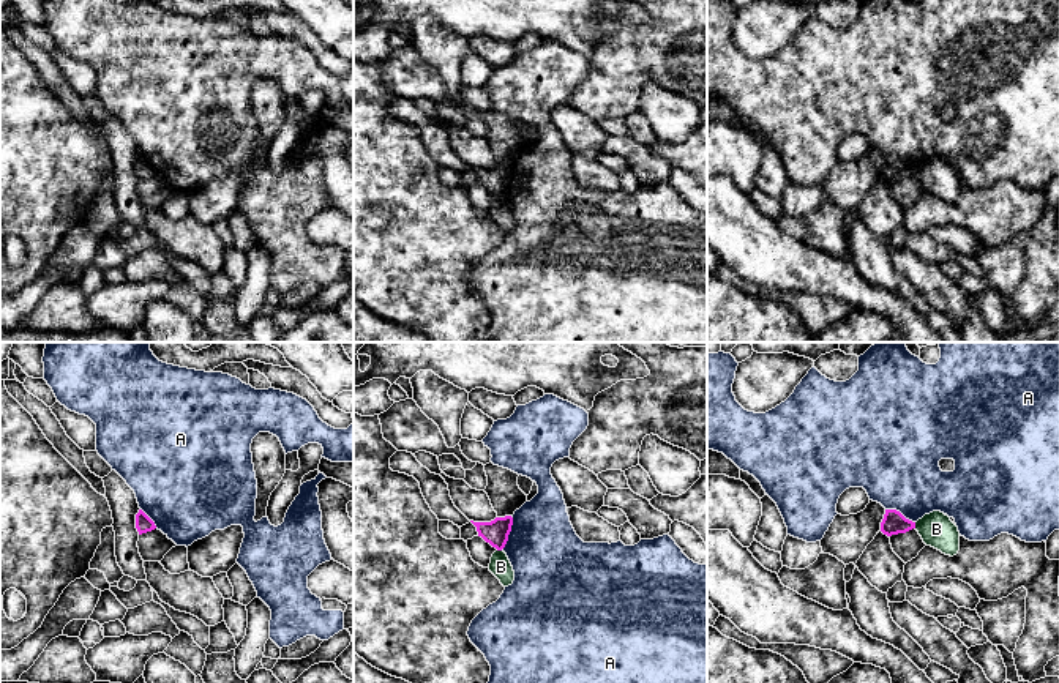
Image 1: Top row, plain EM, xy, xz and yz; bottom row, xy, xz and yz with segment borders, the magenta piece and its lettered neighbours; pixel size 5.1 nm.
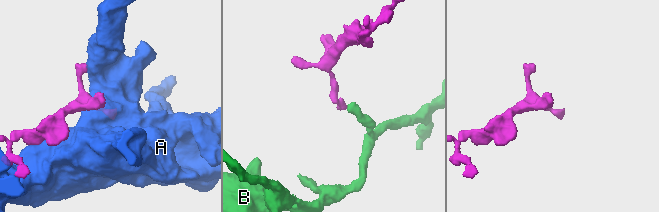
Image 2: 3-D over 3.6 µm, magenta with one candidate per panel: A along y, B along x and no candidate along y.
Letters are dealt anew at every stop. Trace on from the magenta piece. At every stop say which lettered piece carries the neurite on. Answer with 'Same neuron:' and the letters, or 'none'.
Same neuron: none

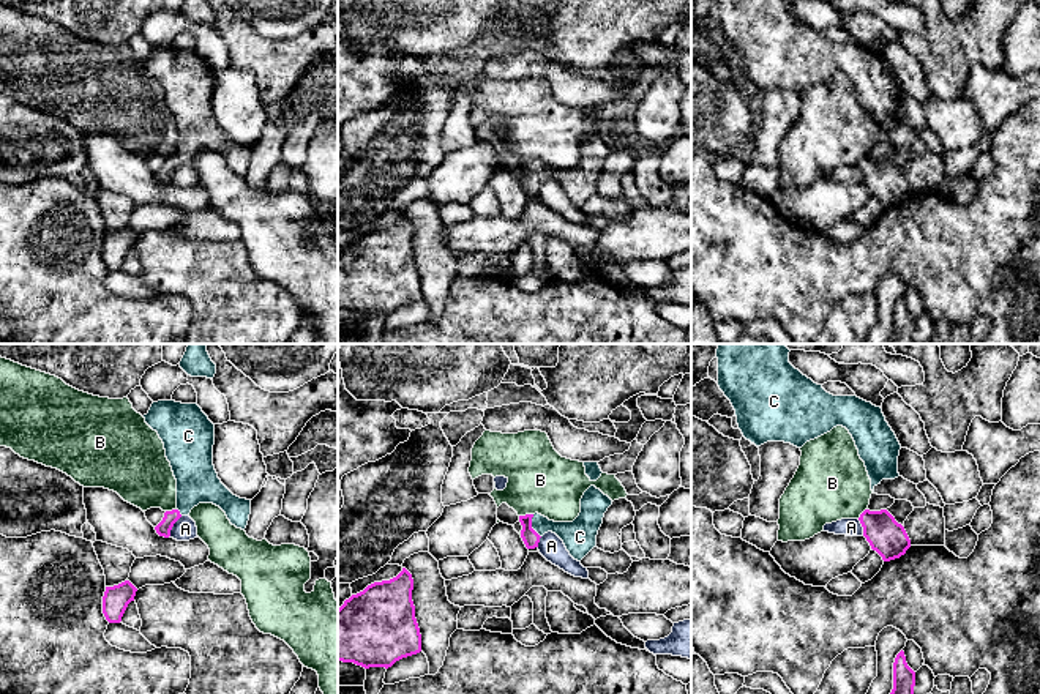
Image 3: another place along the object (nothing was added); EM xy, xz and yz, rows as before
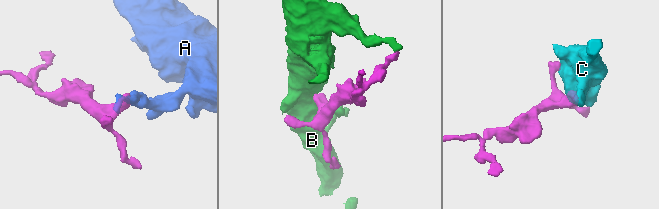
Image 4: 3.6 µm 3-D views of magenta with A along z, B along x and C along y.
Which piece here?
Same neuron: C

